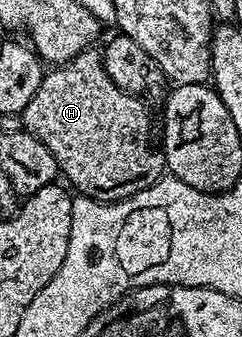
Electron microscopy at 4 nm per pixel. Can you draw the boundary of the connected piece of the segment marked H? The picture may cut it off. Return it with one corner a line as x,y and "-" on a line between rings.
92,48
44,73
41,88
23,110
21,126
53,152
60,175
67,177
82,197
122,202
165,174
162,153
151,147
151,118
146,105
142,97
113,84
105,72
102,53

